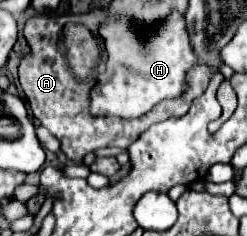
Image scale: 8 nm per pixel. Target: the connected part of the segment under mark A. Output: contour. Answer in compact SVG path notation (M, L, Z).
M32 16L24 26L24 36L30 44L30 52L24 54L20 62L20 86L28 98L28 104L34 116L40 120L44 128L48 128L58 140L60 150L72 162L80 162L84 154L98 150L98 148L128 148L146 128L156 122L162 122L170 116L182 116L188 112L194 98L198 98L210 80L213 69L206 65L192 68L186 75L186 84L190 84L188 92L182 92L178 100L162 100L156 104L146 116L138 116L138 120L102 120L102 116L90 116L90 90L92 82L76 82L72 74L66 70L62 46L60 46L60 32L62 26L68 22L68 16Z

